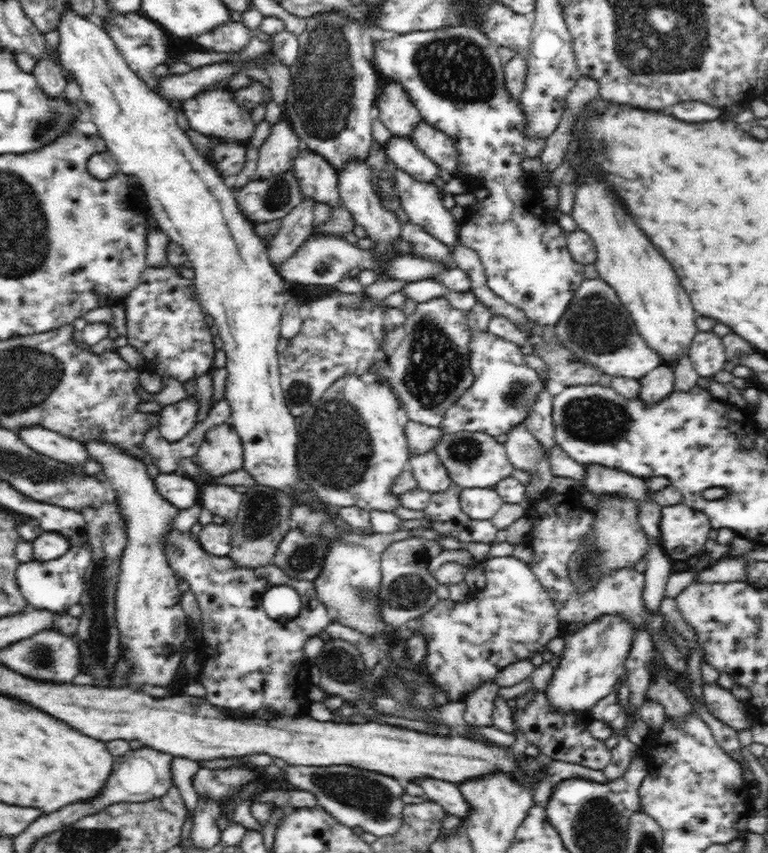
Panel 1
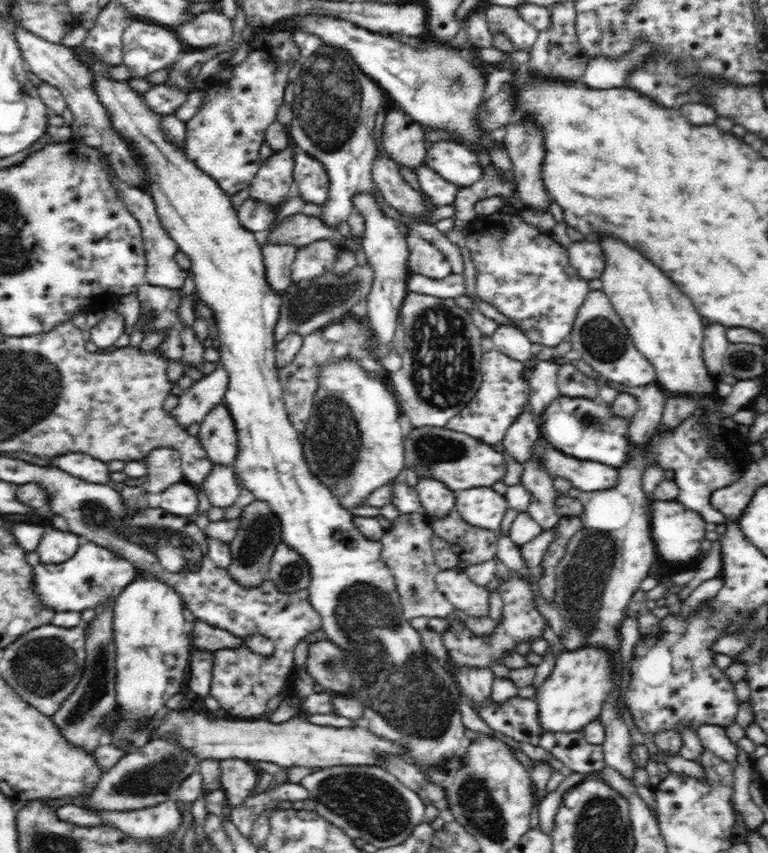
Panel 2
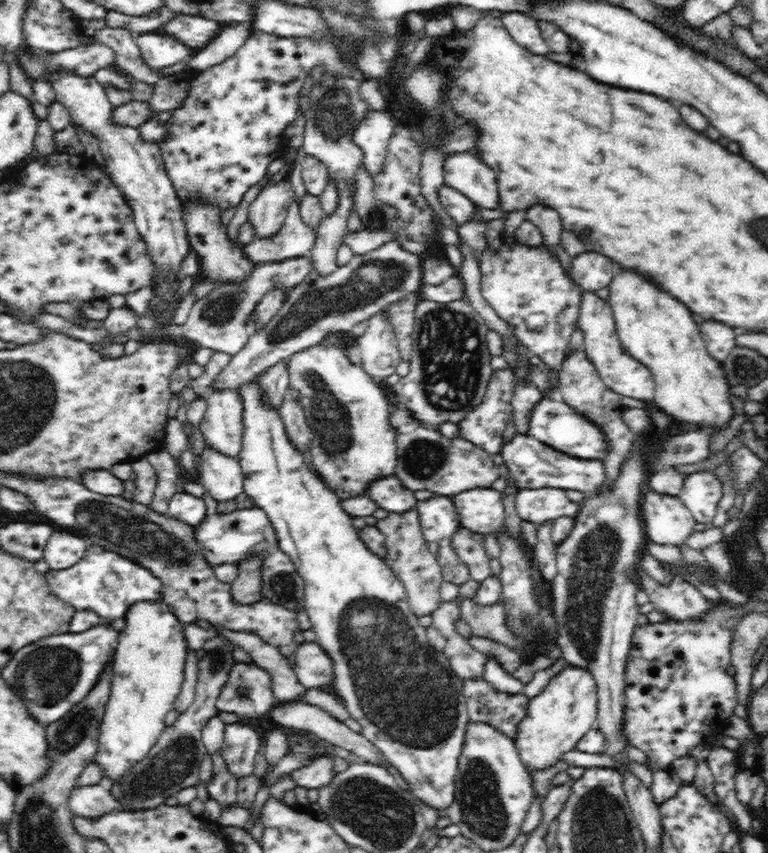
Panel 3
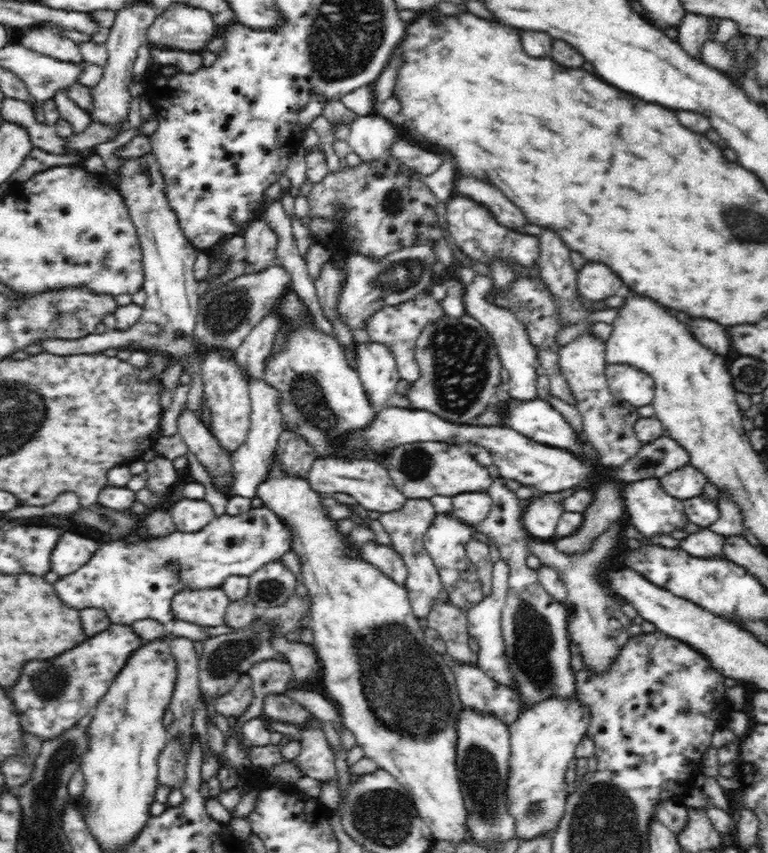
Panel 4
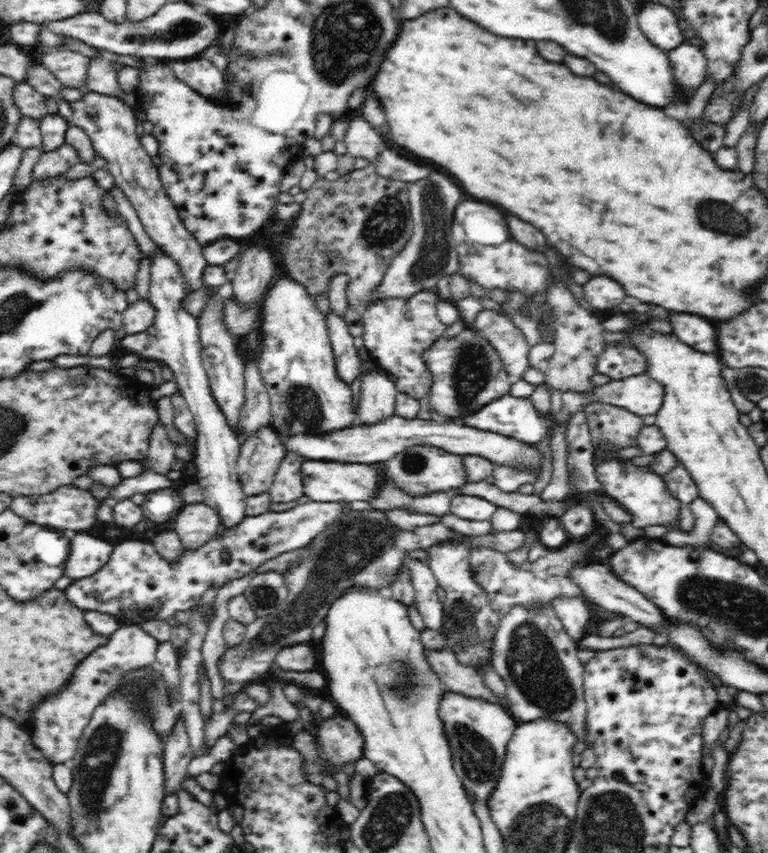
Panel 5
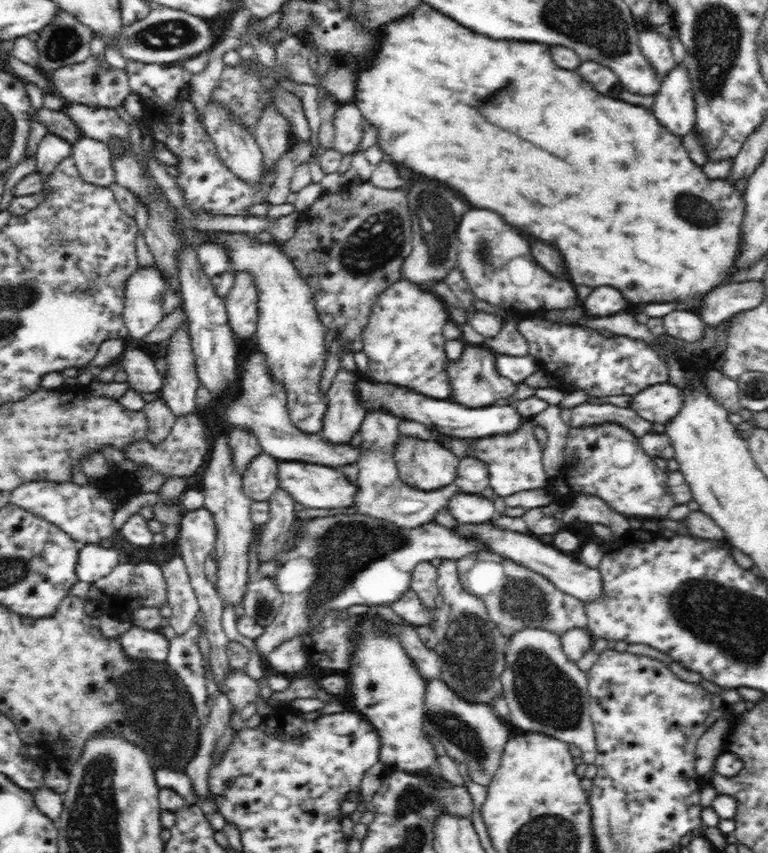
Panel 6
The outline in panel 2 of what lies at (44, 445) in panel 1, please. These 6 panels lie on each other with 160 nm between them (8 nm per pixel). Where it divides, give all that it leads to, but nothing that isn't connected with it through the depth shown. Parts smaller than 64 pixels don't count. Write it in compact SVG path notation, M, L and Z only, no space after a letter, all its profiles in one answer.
M68 453L56 457L52 466L61 468L72 476L81 478L89 484L110 486L111 472L105 462L96 460L84 453Z

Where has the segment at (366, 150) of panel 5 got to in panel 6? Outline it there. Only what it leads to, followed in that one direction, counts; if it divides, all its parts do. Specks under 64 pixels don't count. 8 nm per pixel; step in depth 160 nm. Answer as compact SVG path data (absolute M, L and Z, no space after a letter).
M339 102L332 120L334 129L333 150L342 153L342 155L350 155L363 150L366 129L364 122L360 109L356 105Z

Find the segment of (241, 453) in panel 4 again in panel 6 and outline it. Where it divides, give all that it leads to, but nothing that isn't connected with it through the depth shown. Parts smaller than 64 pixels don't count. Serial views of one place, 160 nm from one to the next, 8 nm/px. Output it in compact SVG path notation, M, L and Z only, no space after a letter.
M262 452L256 455L243 474L243 493L252 502L269 501L278 489L276 464L280 460Z

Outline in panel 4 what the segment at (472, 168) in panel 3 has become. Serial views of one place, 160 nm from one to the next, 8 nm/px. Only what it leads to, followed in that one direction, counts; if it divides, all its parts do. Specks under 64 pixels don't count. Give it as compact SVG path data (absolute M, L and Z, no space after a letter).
M458 172L455 179L455 190L462 196L470 197L487 206L494 218L504 227L511 231L518 231L518 233L527 233L525 227L530 224L529 220L520 212L520 208L516 208L498 188Z

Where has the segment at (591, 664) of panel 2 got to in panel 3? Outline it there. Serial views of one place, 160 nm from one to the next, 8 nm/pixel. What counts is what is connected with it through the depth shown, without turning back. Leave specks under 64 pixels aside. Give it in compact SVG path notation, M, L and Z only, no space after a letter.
M569 665L565 670L553 676L541 693L529 698L527 715L518 724L518 737L514 739L515 747L519 751L520 761L527 769L528 775L533 780L535 772L546 772L554 768L554 764L562 761L564 754L574 750L577 742L590 730L596 730L598 712L597 686L592 673L579 666Z

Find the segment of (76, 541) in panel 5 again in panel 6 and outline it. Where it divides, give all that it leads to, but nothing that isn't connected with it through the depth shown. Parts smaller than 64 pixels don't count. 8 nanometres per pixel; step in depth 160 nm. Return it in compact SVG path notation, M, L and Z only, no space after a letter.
M99 544L84 545L80 550L76 574L79 580L93 584L108 576L119 563L119 552L115 548L104 548Z

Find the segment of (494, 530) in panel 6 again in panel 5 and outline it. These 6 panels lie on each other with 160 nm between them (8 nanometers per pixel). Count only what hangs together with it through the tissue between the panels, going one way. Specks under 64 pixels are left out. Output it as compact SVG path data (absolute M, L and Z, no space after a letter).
M606 564L578 566L573 571L573 577L587 602L601 606L607 611L618 613L620 616L647 628L655 629L663 624L663 615L660 613L660 609L656 609L656 605L649 601L639 589L621 581Z

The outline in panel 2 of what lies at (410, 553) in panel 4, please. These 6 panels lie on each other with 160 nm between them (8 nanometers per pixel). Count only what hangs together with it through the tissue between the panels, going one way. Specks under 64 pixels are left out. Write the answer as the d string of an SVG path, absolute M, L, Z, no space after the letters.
M411 513L398 516L391 522L391 530L385 531L381 538L381 558L388 565L397 584L400 611L405 619L416 617L445 618L456 611L455 606L438 591L435 581L439 566L432 551L432 527L424 514Z

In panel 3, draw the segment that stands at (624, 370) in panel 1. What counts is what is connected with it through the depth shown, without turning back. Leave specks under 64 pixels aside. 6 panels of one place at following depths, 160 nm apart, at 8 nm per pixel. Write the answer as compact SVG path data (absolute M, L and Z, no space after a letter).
M583 291L580 302L577 328L584 331L584 349L587 357L594 363L601 379L606 386L620 396L636 398L652 404L655 395L655 380L648 367L644 366L635 357L620 349L620 341L616 335L616 325L610 305L600 299L596 293Z

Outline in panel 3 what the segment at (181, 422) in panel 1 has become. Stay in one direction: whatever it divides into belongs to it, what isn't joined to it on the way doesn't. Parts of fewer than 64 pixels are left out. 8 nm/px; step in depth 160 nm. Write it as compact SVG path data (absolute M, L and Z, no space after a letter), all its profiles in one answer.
M386 242L366 254L354 255L327 277L314 270L292 290L276 316L263 329L252 333L246 346L235 354L215 378L215 388L238 390L240 386L260 378L260 374L291 355L318 344L327 337L347 336L359 322L369 320L392 303L420 291L423 260L418 255L401 252L394 243Z

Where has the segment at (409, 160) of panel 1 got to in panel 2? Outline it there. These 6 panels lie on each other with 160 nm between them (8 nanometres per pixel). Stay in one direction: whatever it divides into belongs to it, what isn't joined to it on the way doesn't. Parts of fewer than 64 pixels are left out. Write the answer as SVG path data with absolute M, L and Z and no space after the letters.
M428 164L418 166L416 173L421 188L436 206L453 205L459 187L442 178Z

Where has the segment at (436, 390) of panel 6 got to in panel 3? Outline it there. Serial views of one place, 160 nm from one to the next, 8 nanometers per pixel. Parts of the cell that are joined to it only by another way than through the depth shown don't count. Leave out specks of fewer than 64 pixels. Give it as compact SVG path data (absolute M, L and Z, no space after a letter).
M420 292L409 294L398 302L388 306L384 319L390 321L392 331L400 349L400 360L410 364L413 353L413 328L416 307L422 300Z

